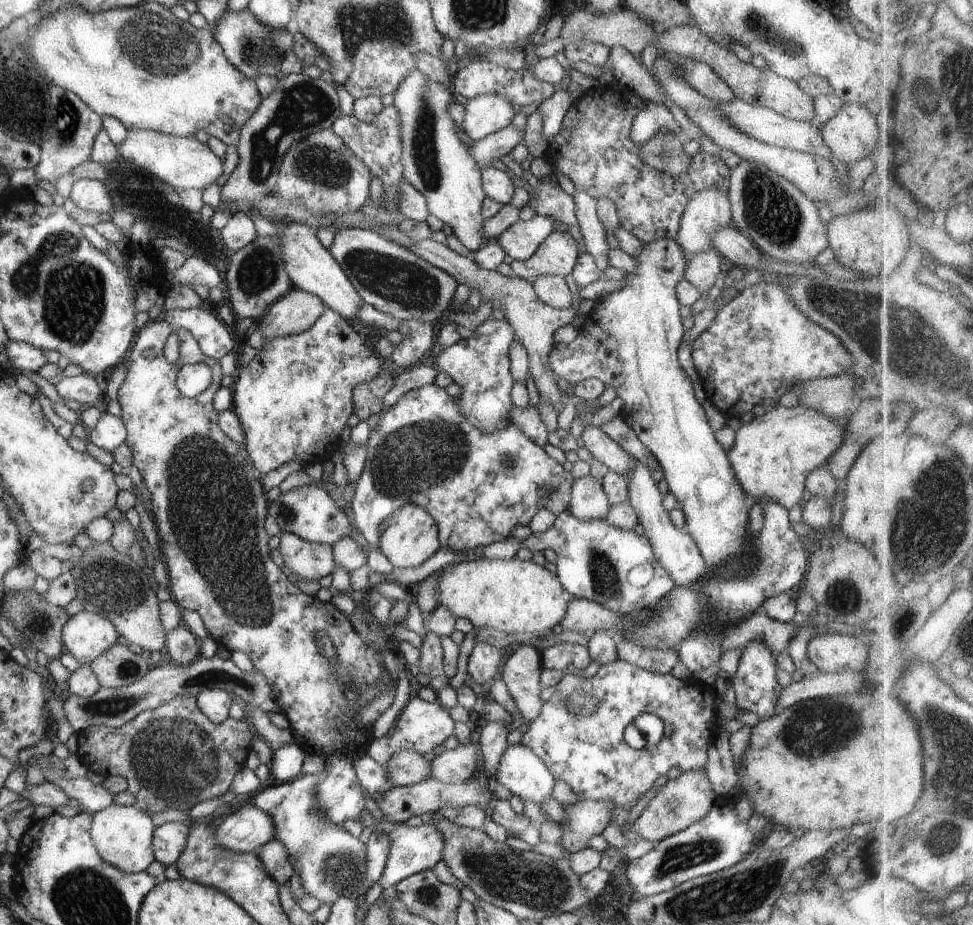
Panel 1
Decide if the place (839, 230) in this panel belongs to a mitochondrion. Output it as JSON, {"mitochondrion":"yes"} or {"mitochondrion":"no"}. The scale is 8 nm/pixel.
{"mitochondrion":"no"}

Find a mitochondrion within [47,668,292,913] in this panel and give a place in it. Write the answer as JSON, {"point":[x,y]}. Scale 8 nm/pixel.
{"point":[173,757]}

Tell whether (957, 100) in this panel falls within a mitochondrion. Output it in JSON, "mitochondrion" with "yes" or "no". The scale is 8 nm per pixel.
{"mitochondrion":"yes"}

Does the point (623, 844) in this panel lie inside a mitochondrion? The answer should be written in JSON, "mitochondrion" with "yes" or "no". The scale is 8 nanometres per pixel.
{"mitochondrion":"no"}

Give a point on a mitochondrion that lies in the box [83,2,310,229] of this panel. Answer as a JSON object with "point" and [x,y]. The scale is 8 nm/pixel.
{"point":[150,43]}

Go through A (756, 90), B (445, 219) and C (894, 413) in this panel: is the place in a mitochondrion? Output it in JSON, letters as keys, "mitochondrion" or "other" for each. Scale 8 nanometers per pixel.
{"A":"mitochondrion","B":"other","C":"mitochondrion"}

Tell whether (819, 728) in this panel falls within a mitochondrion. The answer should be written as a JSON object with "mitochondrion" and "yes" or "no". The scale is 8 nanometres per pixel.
{"mitochondrion":"yes"}

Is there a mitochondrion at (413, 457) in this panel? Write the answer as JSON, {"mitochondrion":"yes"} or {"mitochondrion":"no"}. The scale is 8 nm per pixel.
{"mitochondrion":"yes"}

